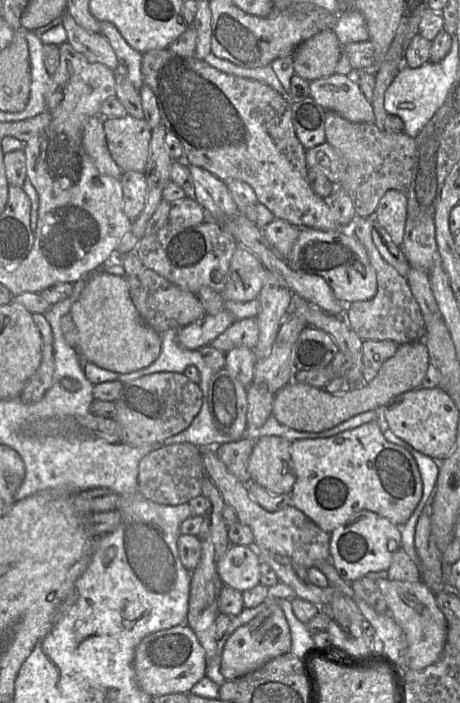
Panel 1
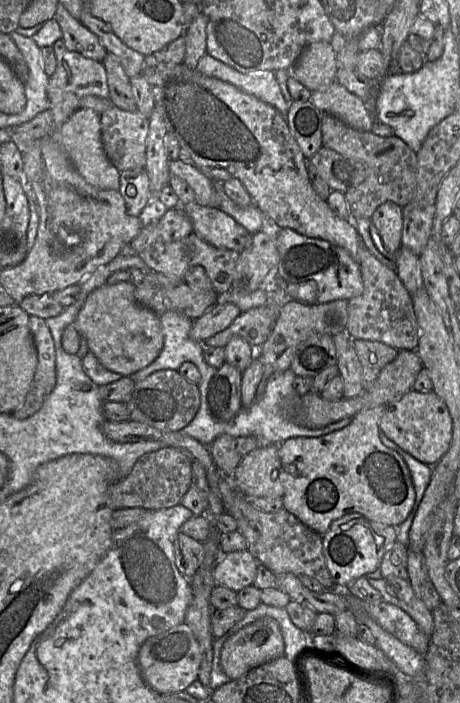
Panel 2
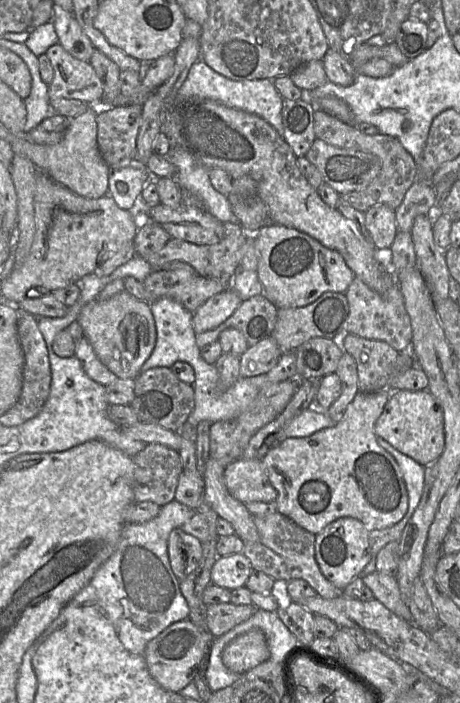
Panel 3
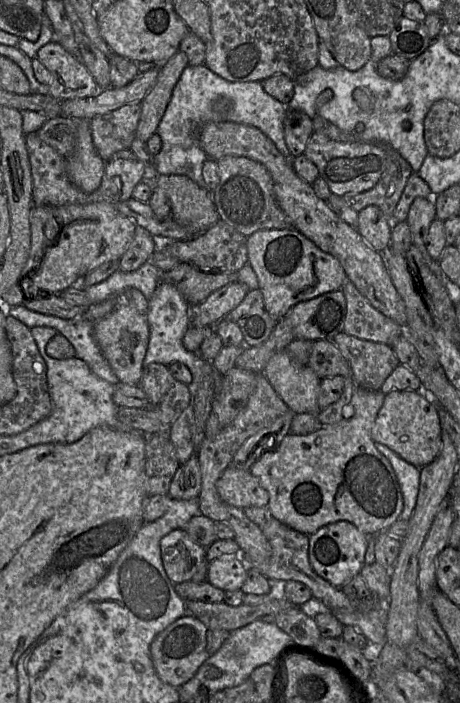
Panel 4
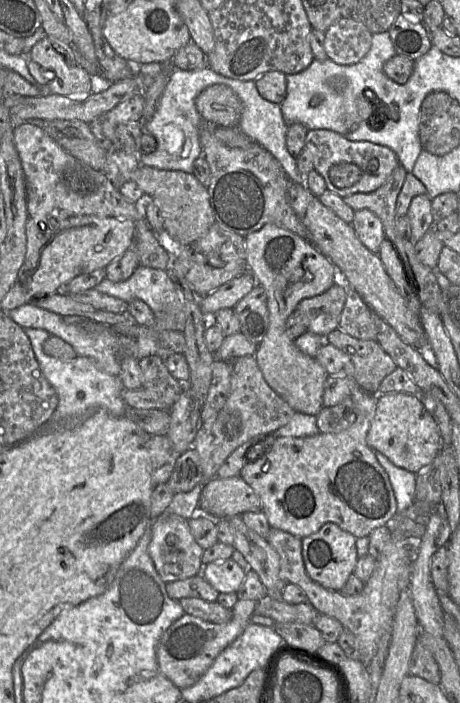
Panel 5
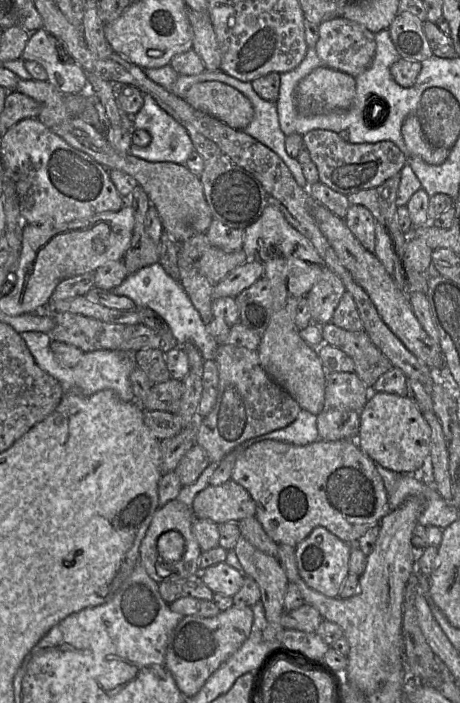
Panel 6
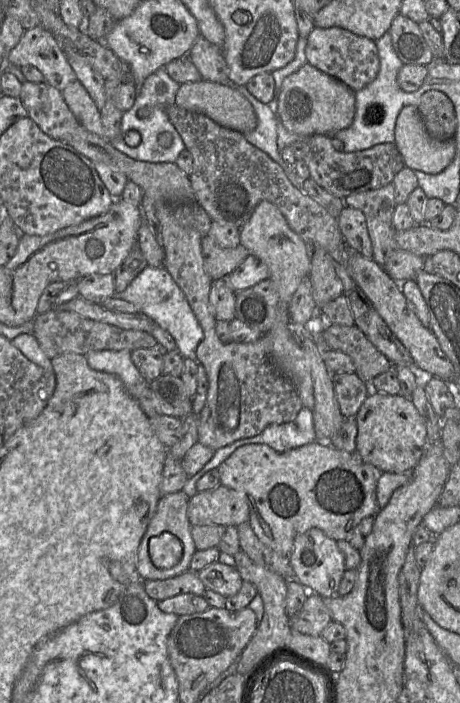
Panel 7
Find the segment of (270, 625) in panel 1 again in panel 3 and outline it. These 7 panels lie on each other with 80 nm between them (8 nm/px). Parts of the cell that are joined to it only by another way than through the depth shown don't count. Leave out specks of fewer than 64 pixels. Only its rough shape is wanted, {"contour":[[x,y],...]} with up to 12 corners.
{"contour":[[260,629],[234,638],[222,662],[240,675],[269,660]]}

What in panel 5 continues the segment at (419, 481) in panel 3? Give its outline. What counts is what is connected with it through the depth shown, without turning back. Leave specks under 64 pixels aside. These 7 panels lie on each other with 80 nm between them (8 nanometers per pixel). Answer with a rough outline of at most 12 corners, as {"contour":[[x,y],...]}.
{"contour":[[375,454],[389,476],[397,514],[413,516],[416,473]]}

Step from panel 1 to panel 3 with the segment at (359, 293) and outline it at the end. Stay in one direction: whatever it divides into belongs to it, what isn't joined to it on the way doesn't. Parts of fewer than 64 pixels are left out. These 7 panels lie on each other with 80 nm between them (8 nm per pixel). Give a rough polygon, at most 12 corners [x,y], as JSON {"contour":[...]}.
{"contour":[[271,222],[254,235],[263,295],[278,309],[345,293],[340,253]]}

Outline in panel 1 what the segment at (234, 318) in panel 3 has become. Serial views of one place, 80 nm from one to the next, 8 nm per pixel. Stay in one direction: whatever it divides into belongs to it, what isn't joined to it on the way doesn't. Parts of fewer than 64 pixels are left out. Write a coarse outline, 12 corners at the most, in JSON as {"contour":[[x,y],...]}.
{"contour":[[256,317],[235,320],[210,345],[224,353],[253,349]]}

